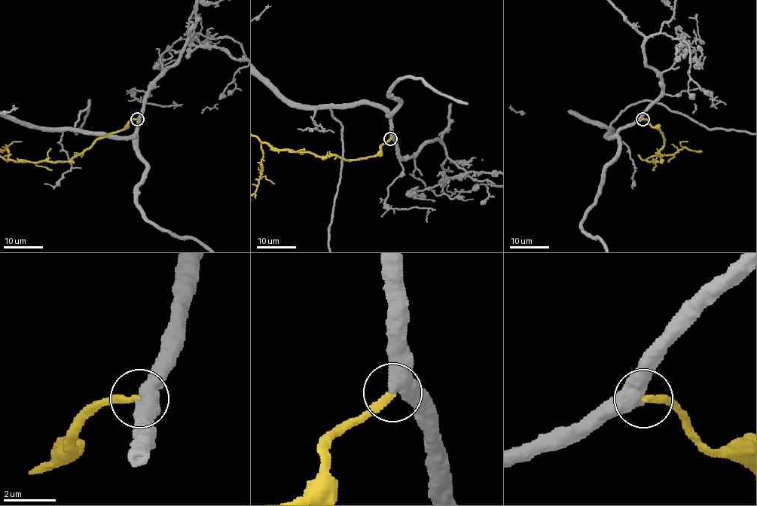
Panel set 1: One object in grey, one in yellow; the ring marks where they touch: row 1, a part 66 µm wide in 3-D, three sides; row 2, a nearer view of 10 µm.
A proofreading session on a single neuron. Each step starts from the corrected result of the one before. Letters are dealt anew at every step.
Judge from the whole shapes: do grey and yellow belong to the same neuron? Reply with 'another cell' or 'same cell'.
same cell

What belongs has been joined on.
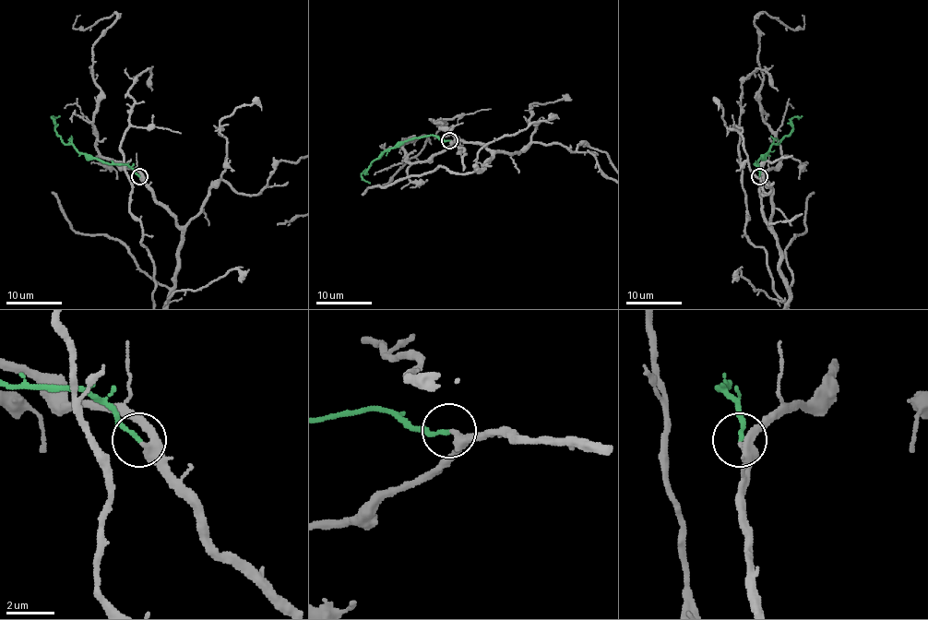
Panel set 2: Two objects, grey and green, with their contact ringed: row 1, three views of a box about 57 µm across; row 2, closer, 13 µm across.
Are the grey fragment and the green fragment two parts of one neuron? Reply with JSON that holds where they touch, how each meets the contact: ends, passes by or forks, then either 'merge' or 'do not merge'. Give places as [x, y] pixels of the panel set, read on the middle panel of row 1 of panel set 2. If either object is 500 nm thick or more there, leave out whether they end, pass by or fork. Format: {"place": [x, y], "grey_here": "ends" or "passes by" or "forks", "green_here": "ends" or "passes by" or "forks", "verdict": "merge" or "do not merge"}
{"place": [449, 140], "grey_here": "passes by", "green_here": "ends", "verdict": "merge"}

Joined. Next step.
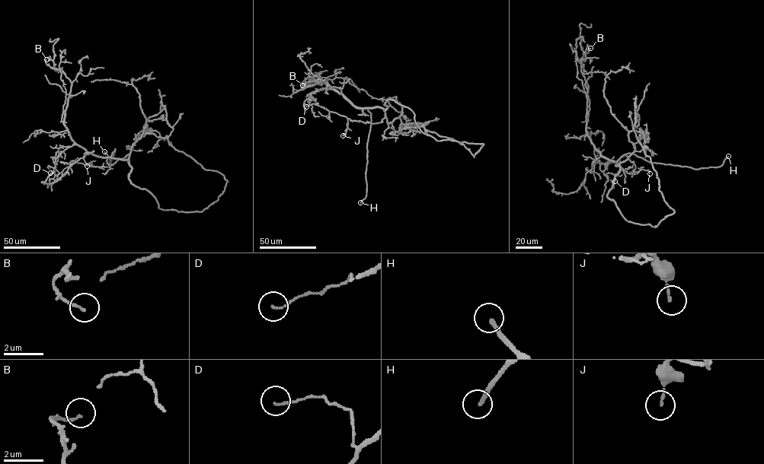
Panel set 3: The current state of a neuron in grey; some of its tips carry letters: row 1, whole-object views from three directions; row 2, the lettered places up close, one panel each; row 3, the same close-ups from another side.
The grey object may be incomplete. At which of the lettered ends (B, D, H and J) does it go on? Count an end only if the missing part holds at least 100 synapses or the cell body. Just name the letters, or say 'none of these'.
H

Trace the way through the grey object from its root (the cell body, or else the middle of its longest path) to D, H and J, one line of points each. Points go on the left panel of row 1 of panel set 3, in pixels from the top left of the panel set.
D: (108, 157), (127, 160), (129, 154), (108, 166), (73, 163), (55, 176), (50, 173)
H: (108, 157), (115, 149), (110, 163), (104, 151)
J: (108, 157), (127, 160), (129, 154), (108, 166), (94, 166), (91, 163), (87, 166)

